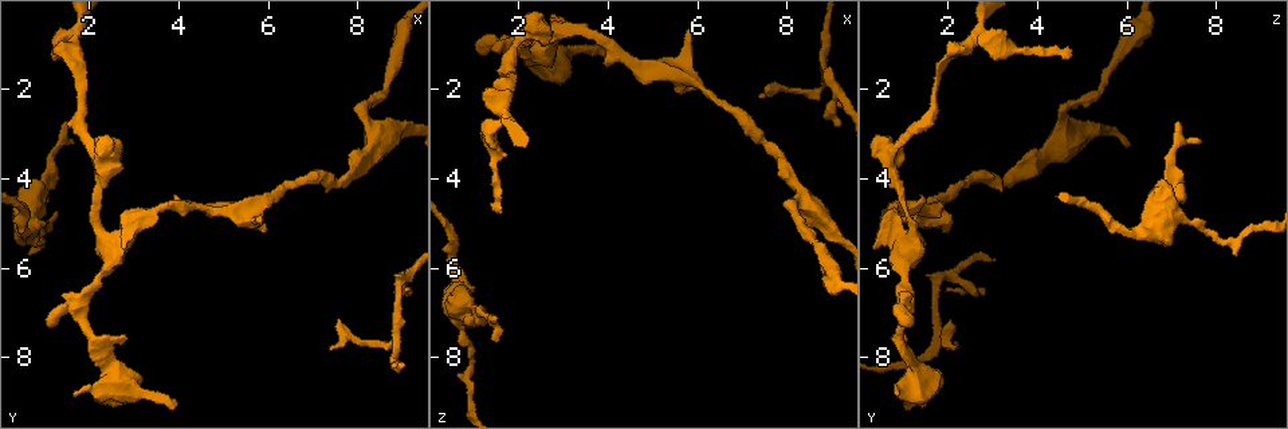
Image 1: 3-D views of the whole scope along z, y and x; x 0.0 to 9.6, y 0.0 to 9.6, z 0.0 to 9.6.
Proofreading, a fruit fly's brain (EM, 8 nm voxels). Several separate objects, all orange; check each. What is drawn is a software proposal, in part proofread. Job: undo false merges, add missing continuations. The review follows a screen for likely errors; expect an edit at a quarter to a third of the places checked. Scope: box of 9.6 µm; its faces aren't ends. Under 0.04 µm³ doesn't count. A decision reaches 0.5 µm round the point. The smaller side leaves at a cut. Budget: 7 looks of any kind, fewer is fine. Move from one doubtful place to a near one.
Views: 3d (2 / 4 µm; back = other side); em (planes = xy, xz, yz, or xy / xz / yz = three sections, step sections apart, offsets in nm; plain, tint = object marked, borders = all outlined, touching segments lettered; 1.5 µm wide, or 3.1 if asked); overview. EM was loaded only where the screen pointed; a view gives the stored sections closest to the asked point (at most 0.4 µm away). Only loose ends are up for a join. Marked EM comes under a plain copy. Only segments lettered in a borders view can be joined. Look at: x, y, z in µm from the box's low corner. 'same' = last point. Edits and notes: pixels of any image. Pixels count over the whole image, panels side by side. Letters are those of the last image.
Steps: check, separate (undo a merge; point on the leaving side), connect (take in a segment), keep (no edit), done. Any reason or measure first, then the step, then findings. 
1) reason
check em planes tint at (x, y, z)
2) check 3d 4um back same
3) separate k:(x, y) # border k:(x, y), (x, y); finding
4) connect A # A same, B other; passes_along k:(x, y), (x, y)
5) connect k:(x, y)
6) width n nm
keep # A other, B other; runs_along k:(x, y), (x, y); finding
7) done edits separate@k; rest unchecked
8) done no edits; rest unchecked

check 3d 4um at (1.70, 8.80, 0.95)

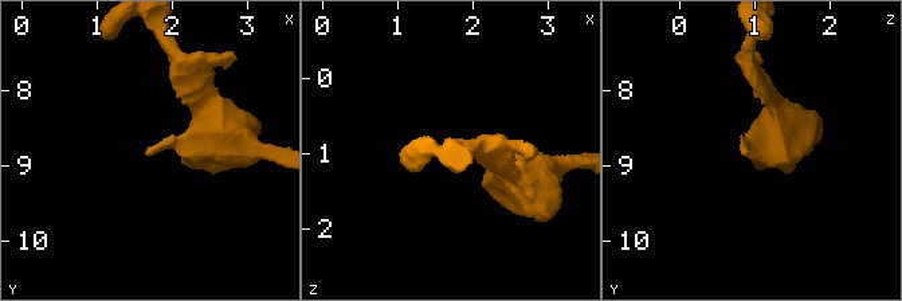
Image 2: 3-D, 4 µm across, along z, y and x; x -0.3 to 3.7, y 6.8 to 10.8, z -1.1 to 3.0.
check em planes borders at (1.65, 8.85, 0.85)

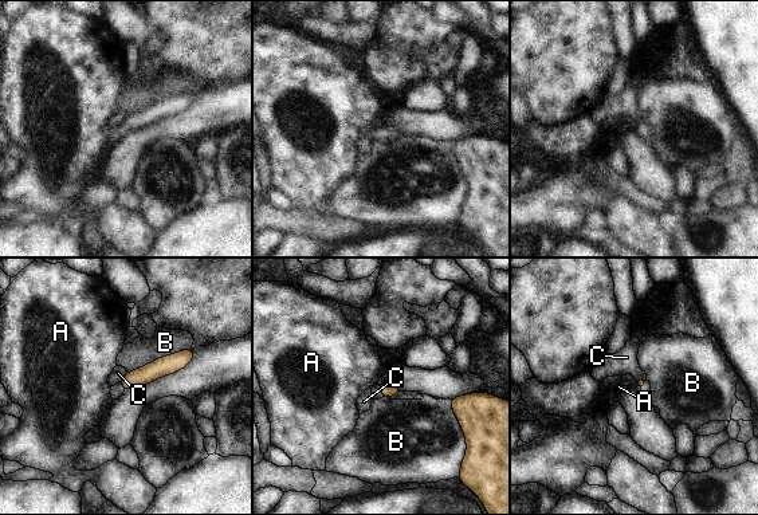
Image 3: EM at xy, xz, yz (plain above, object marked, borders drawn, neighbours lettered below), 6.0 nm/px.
longest_contact B 420 nm
keep # A other, B other, C other; runs_along 3:(191, 352), (176, 362), (124, 384); no lettered segment goes on from it

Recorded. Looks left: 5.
an open end
check em xy step 8 borders at (3.90, 9.10, 1.30)

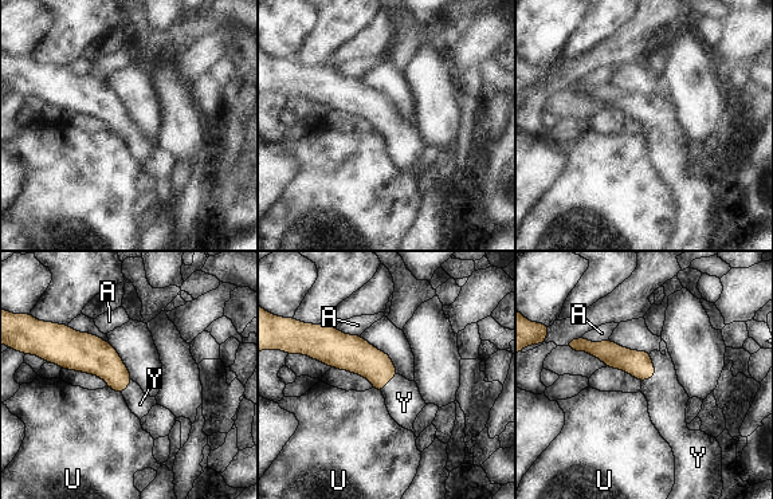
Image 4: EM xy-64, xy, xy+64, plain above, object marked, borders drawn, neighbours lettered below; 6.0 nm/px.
connect Y # A other, U other, Y same; passes_along 4:(638, 364), (655, 370), (667, 400); the neuron continues

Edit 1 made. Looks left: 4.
check overview

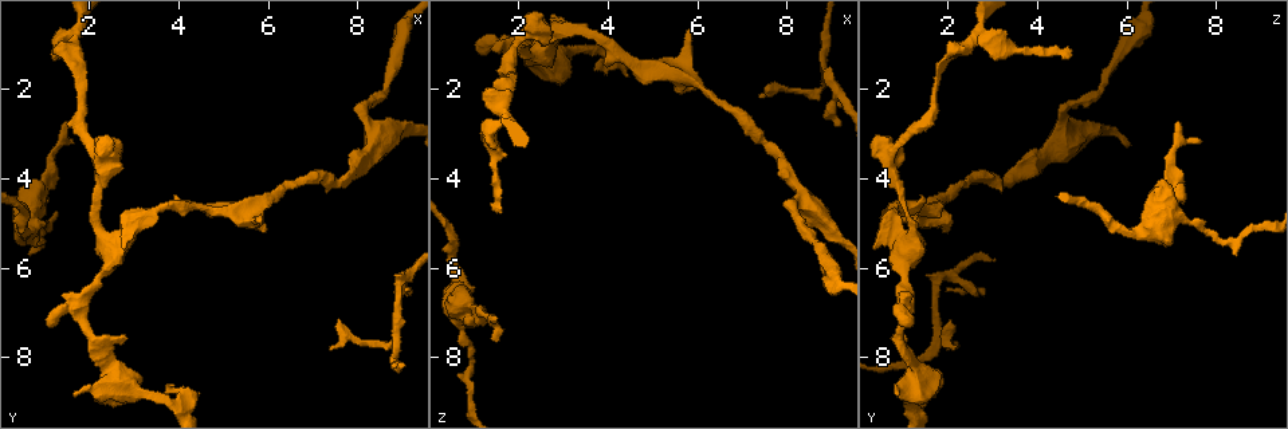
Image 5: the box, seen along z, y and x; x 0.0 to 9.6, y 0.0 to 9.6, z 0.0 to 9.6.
sharp bend
check em planes borders at (8.85, 7.60, 1.85)

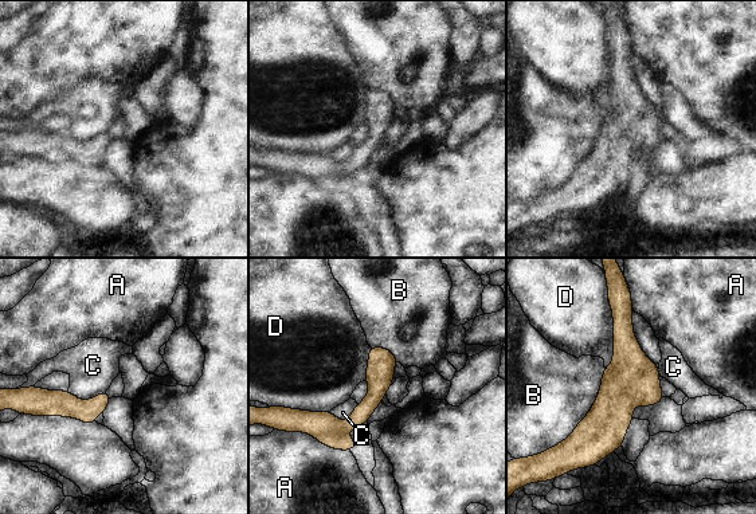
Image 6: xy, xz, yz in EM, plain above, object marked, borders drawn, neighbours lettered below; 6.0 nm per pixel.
width 160 nm
keep # A other, B other, C other, D other; border 6:(607, 298), (612, 363), (604, 368); one neuron here

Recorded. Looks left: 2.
done edits connect@4; rest unchecked

